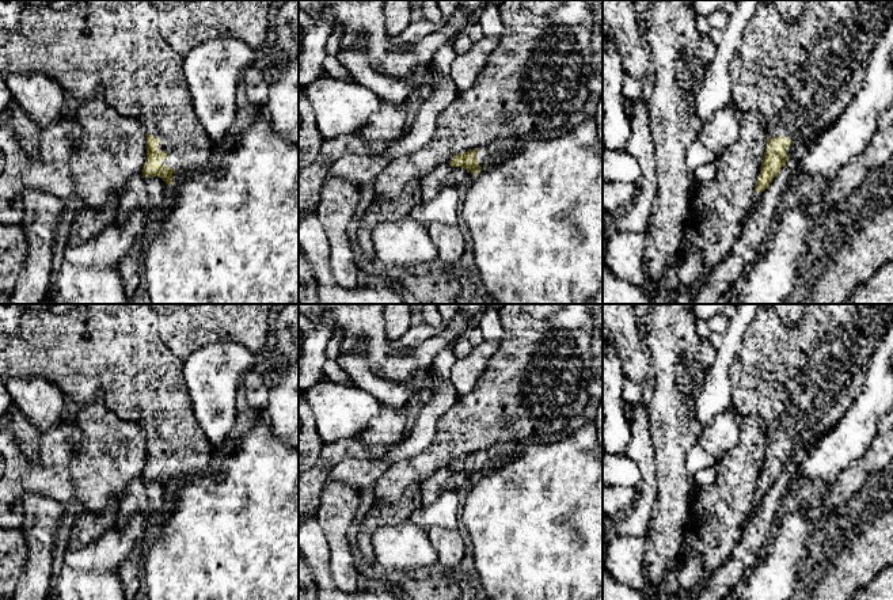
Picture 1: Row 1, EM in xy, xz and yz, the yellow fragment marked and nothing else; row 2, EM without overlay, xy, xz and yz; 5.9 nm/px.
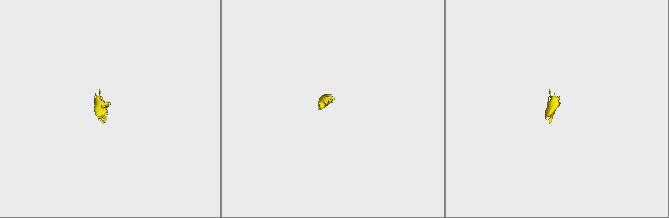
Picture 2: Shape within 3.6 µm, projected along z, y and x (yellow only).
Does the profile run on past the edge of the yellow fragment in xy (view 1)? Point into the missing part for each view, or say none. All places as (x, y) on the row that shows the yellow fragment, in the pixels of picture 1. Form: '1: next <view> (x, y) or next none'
1: next xy (113, 49)

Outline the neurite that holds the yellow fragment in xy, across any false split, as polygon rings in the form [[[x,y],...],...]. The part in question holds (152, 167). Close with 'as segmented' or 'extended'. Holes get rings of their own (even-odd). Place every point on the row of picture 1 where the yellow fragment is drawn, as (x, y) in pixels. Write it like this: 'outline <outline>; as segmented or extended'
outline [[[76,0],[71,7],[64,11],[53,11],[50,7],[27,7],[22,12],[20,26],[15,31],[4,31],[0,29],[0,76],[10,75],[34,75],[43,73],[54,80],[65,95],[71,95],[76,100],[83,100],[90,96],[104,98],[115,110],[122,115],[133,117],[147,128],[147,159],[142,166],[145,178],[160,176],[167,185],[185,176],[187,172],[202,168],[214,157],[214,141],[206,133],[204,125],[200,122],[190,90],[185,79],[183,71],[185,57],[179,56],[172,48],[160,37],[159,20],[156,8],[149,0]]]; extended

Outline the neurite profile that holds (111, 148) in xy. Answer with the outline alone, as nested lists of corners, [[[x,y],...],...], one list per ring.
[[[104,98],[79,100],[73,115],[80,128],[79,145],[68,166],[79,201],[103,209],[109,201],[118,204],[130,178],[142,170],[147,159],[147,128],[133,117],[122,115]]]

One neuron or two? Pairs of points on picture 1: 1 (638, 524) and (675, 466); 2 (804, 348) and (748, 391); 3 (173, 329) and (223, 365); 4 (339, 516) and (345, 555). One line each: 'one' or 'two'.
1: two
2: one
3: two
4: one

